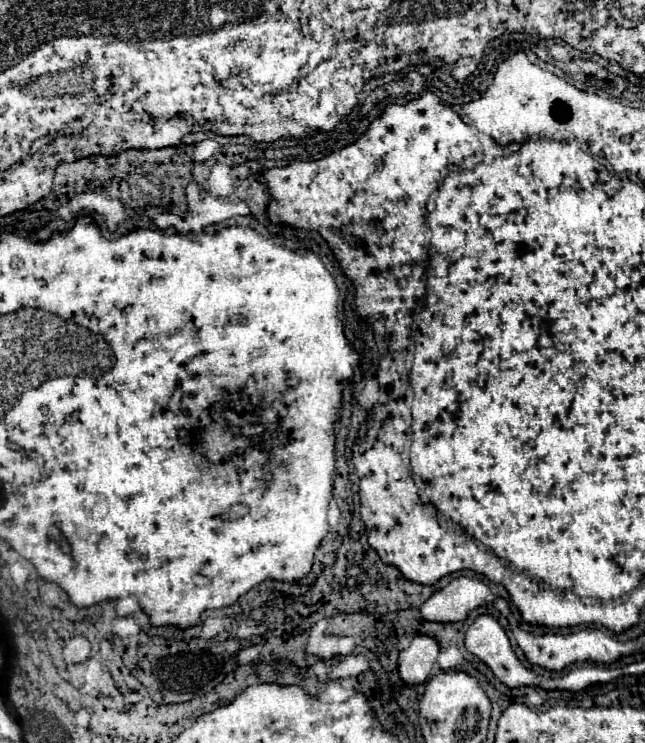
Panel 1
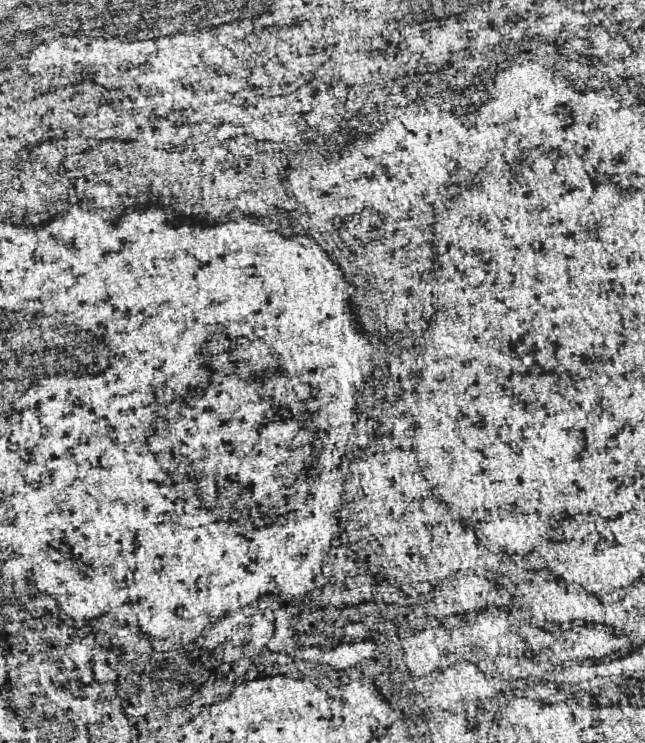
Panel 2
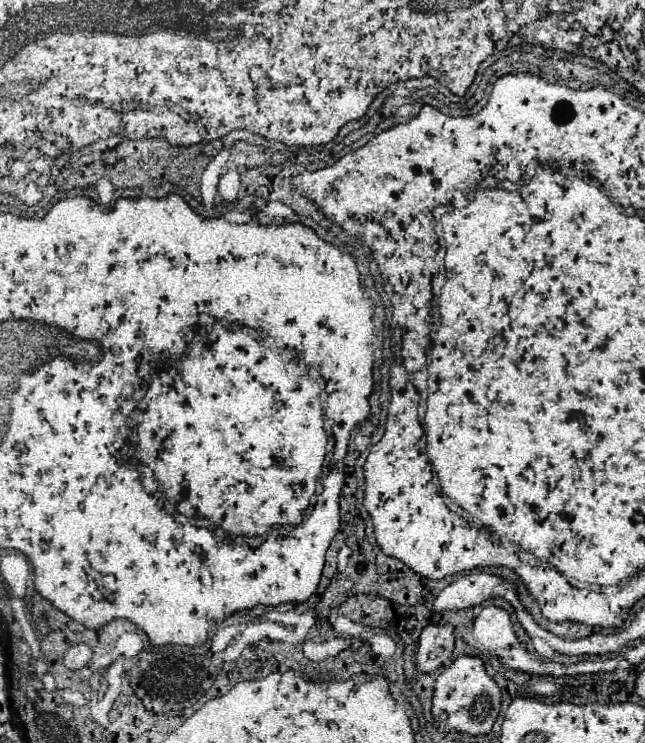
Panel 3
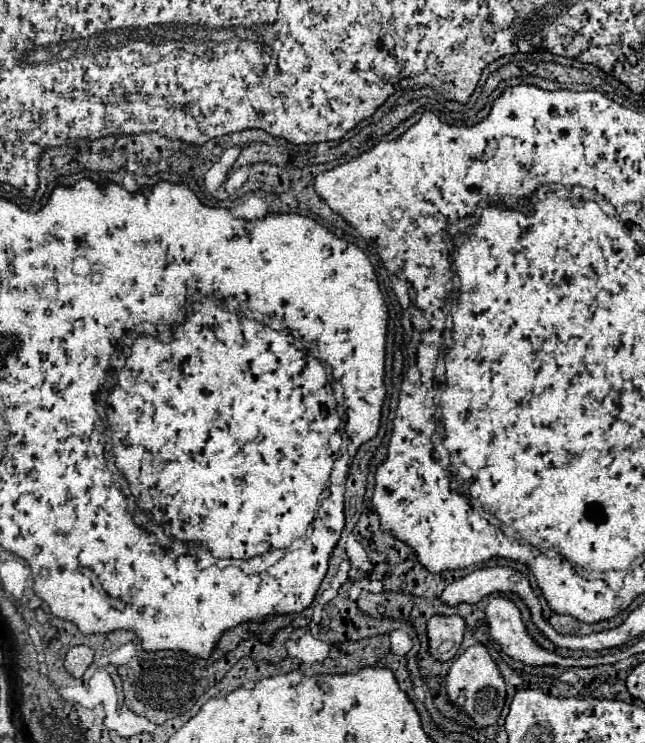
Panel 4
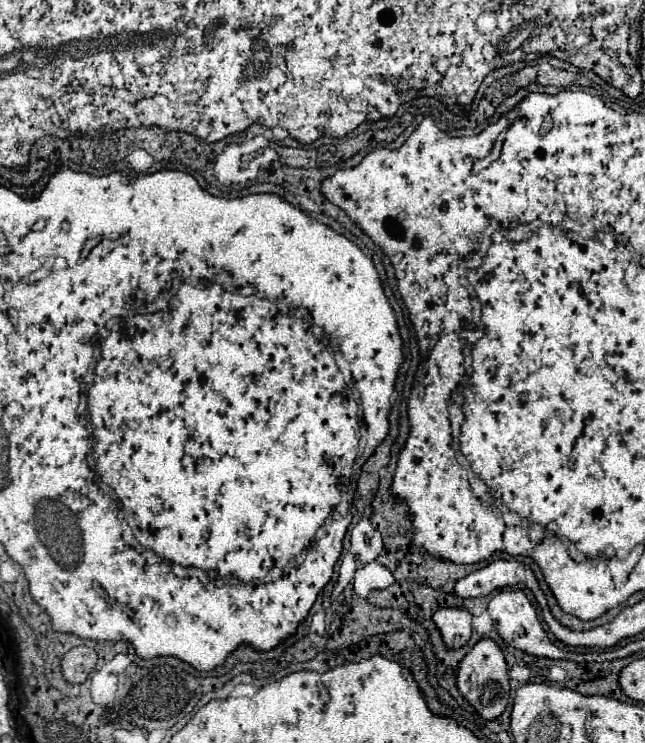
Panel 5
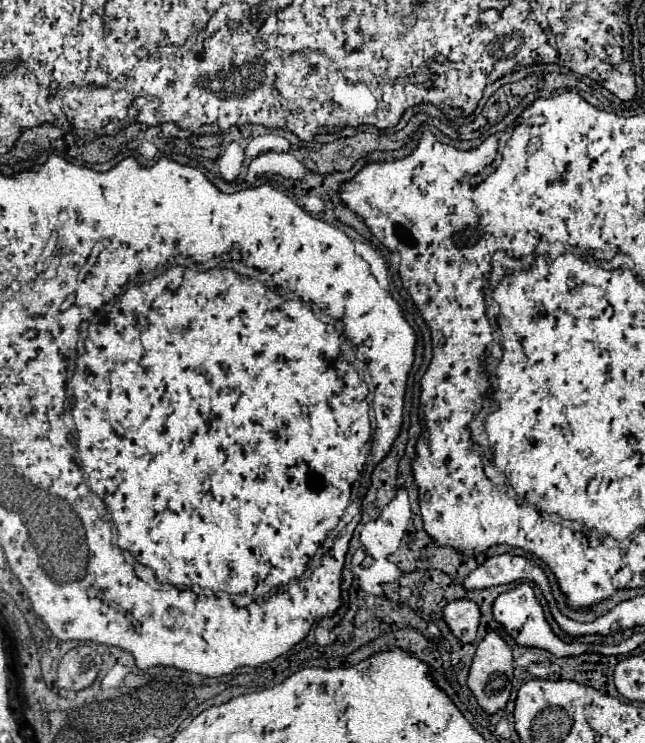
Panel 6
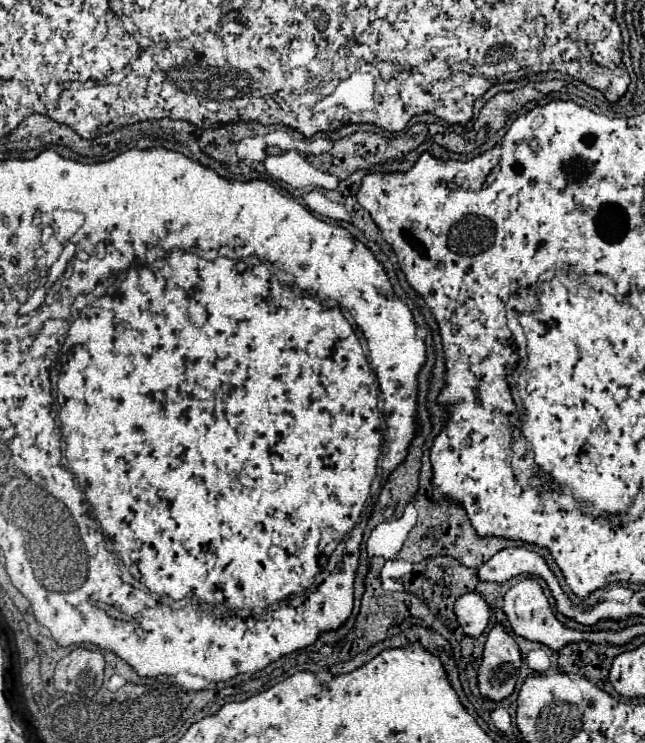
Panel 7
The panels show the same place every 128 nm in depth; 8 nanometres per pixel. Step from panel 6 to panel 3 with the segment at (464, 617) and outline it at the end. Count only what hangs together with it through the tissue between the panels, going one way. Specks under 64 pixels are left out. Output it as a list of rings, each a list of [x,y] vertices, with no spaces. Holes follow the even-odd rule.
[[[428,624],[418,640],[418,650],[414,656],[416,668],[420,672],[436,672],[454,650],[454,630],[452,626]]]

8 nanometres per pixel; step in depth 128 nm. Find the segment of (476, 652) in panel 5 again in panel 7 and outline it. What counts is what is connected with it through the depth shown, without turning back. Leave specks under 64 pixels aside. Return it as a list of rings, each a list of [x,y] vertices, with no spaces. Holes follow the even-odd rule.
[[[496,624],[486,638],[482,664],[478,668],[478,688],[482,698],[500,702],[514,692],[522,656],[514,638],[502,624]]]

